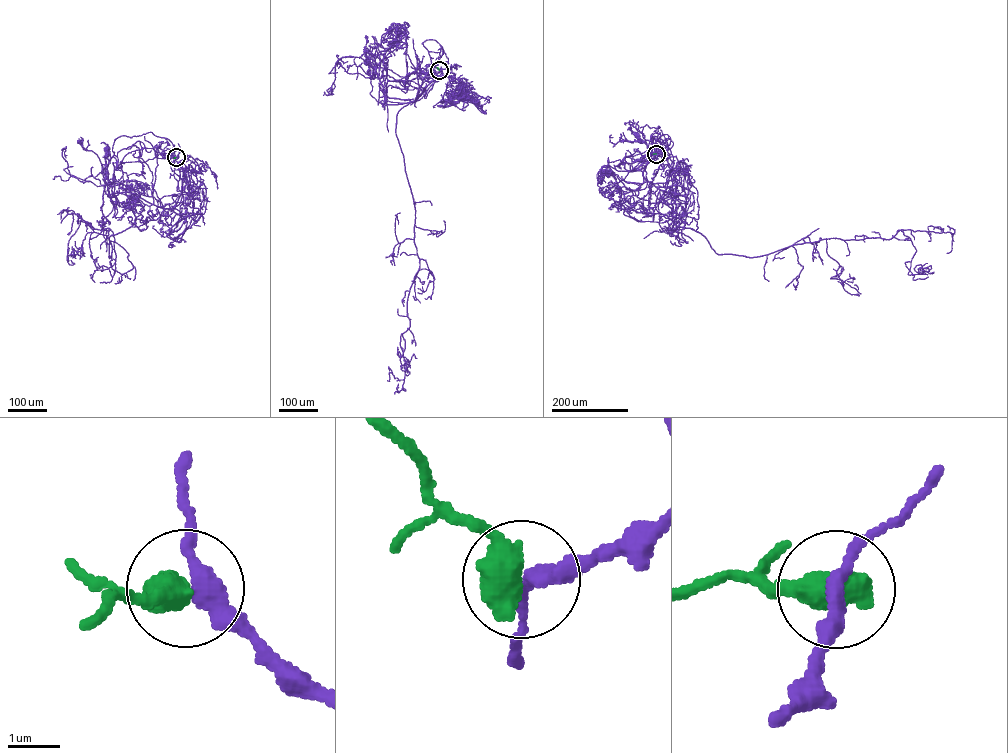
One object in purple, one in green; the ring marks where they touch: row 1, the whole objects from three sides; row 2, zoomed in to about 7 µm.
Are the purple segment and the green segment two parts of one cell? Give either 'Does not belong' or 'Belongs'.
Does not belong

